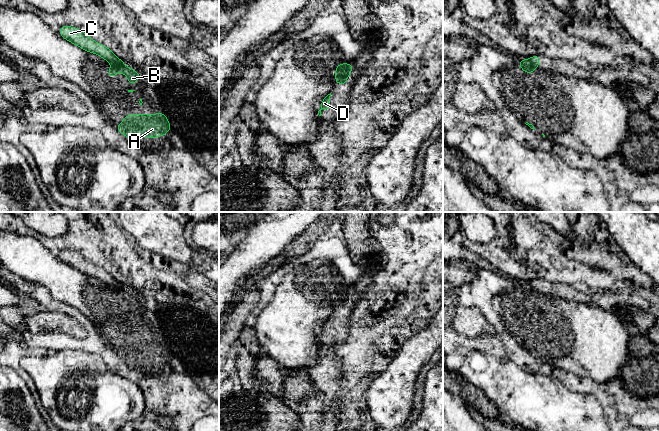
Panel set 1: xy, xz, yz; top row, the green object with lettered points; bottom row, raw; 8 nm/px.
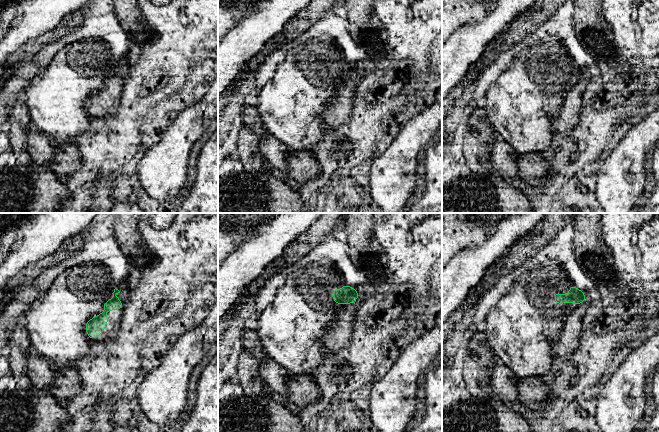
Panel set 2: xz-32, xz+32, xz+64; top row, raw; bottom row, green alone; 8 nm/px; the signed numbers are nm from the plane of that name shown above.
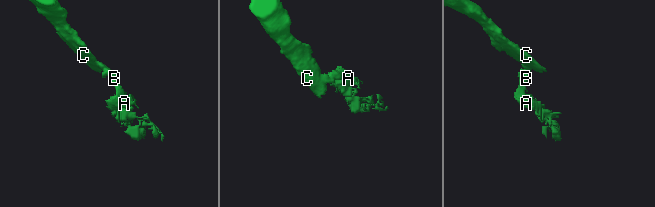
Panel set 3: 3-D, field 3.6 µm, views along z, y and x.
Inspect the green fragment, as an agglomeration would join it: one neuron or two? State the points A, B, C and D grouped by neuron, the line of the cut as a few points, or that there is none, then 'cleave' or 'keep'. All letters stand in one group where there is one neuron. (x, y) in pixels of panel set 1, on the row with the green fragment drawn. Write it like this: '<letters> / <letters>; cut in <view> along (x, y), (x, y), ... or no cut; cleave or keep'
A B / C D; cut in xy along (112, 63), (122, 65); cleave

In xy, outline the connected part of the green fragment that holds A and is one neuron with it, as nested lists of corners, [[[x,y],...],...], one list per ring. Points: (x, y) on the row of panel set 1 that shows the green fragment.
[[[163,110],[160,114],[128,114],[121,124],[115,125],[115,128],[131,139],[136,135],[156,138],[172,130]]]

